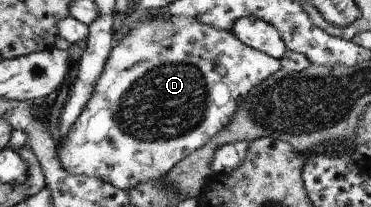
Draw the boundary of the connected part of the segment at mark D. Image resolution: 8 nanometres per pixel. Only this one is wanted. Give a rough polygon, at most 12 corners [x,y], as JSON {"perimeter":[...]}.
{"perimeter":[[186,16],[112,48],[60,165],[126,191],[279,59]]}

